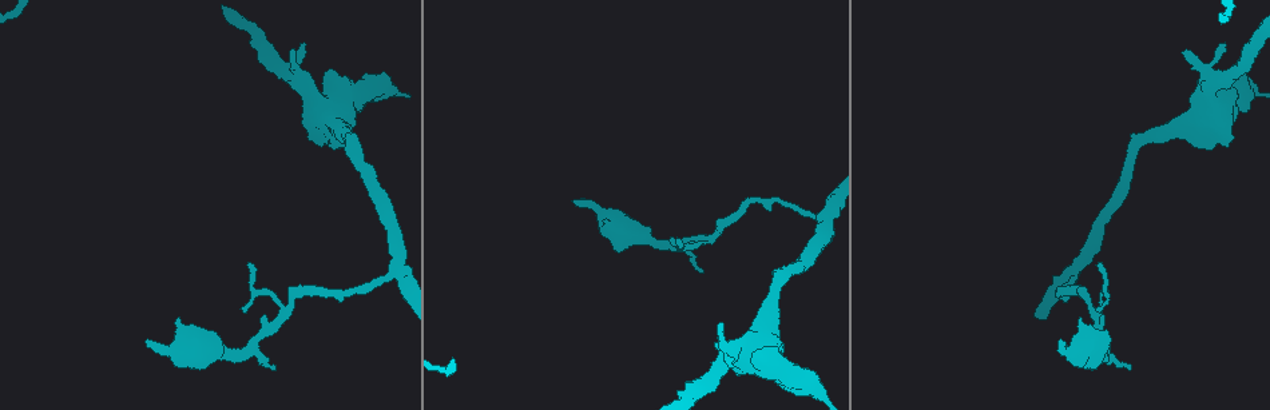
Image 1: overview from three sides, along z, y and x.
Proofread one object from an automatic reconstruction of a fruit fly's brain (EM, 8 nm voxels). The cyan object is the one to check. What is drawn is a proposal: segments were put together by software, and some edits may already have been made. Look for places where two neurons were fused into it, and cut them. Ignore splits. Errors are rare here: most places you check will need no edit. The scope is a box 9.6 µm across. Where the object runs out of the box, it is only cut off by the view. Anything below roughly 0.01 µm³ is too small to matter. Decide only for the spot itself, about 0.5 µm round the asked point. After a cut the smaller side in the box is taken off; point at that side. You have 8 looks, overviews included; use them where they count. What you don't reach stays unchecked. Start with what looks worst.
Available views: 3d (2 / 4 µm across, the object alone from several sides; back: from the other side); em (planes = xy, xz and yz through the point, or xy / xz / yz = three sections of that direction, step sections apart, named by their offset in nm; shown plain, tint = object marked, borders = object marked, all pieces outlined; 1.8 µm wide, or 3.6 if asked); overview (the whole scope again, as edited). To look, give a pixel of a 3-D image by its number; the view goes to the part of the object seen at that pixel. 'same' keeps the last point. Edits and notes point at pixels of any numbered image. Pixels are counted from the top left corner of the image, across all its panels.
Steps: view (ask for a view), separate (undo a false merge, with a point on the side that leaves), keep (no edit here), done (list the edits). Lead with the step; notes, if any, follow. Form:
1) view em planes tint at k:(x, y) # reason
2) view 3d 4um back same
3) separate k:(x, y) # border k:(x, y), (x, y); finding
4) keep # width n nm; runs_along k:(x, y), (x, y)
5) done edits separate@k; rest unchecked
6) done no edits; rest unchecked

view em xz step 16 tint at 1:(715, 236) # a fork

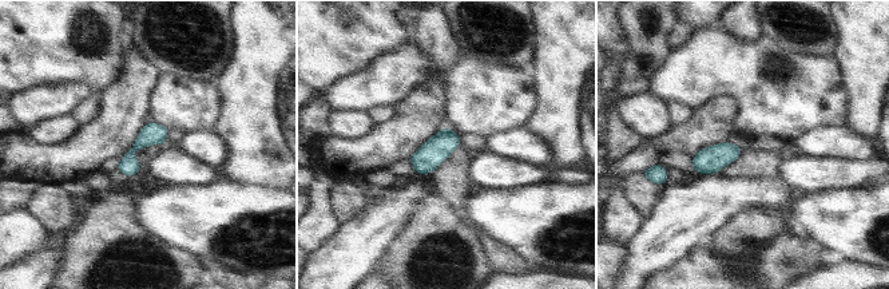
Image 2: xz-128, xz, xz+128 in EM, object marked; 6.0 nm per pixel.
view em planes tint same

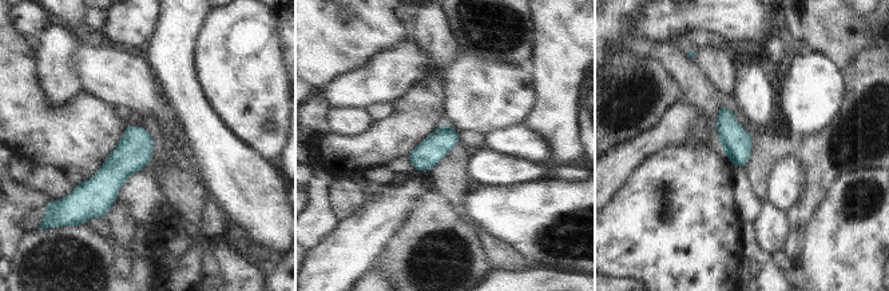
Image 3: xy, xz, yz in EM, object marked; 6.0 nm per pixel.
keep # continuous, no second neuron

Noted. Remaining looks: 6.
view em planes tint at 1:(821, 218) # thick turns thin

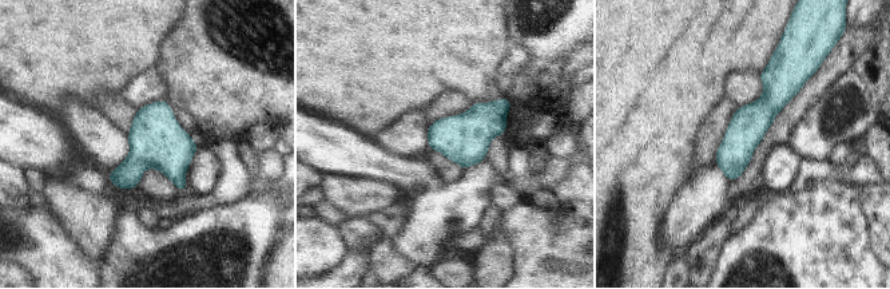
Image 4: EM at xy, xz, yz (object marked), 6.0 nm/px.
keep # runs_along 4:(773, 64), (731, 175); all the same neuron

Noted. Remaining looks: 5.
view em 3.6um planes tint at 1:(298, 78)

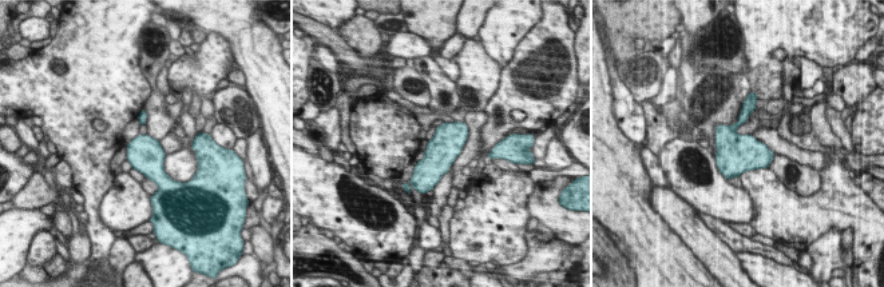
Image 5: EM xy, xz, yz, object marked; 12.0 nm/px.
separate 5:(742, 118) # border 5:(729, 127), (734, 132); two neurons meet here

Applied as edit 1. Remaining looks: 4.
view overview

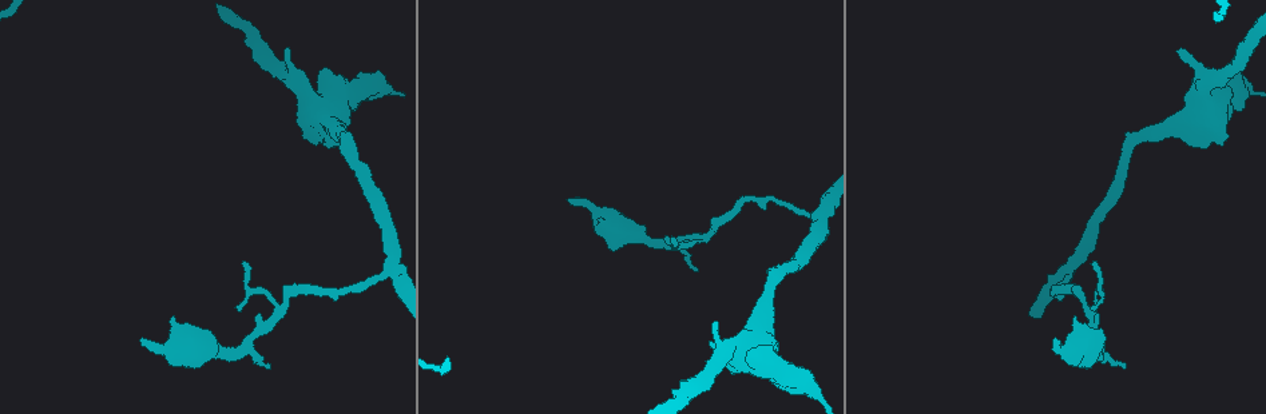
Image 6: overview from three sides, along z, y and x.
view em xy step 8 tint at 6:(819, 396) # thick turns thin

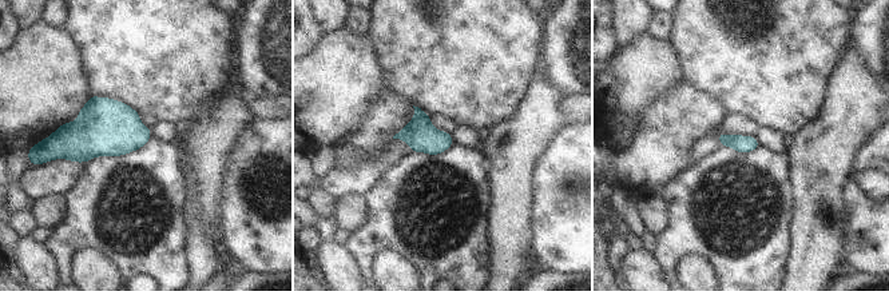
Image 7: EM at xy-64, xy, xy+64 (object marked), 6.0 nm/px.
view em planes borders same # another direction

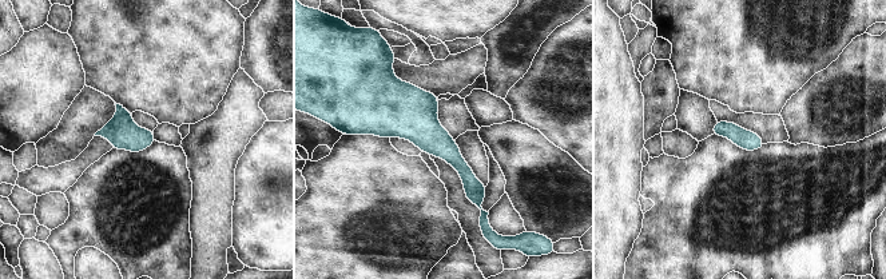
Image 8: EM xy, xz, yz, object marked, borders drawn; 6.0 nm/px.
keep # continuous, no second neuron

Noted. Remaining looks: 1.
done edits separate@5; rest unchecked

